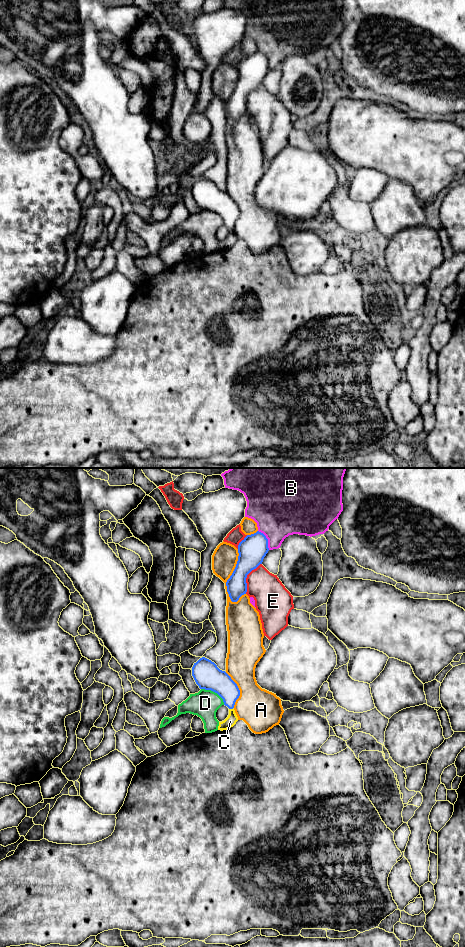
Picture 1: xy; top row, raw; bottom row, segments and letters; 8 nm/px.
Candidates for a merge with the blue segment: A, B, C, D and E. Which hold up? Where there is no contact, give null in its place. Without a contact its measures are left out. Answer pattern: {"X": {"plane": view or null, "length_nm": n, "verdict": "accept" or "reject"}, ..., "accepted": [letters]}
{"A": {"plane": "xy", "length_nm": 440, "verdict": "reject"}, "B": {"plane": "xy", "length_nm": 180, "verdict": "reject"}, "C": {"plane": "xy", "length_nm": 40, "verdict": "accept"}, "D": {"plane": "xy", "length_nm": 240, "verdict": "reject"}, "E": {"plane": "xy", "length_nm": 280, "verdict": "reject"}, "accepted": ["C"]}

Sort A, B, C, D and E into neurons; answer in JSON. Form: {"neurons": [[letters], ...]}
{"neurons": [["A"], ["B"], ["C"], ["D"], ["E"]]}

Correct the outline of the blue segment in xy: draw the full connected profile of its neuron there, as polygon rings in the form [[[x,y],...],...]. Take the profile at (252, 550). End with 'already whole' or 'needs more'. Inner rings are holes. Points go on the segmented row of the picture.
[[[257,531],[247,535],[238,545],[238,561],[236,567],[226,582],[227,592],[232,602],[237,602],[239,598],[247,592],[247,575],[260,564],[268,553],[268,539]]] | already whole

